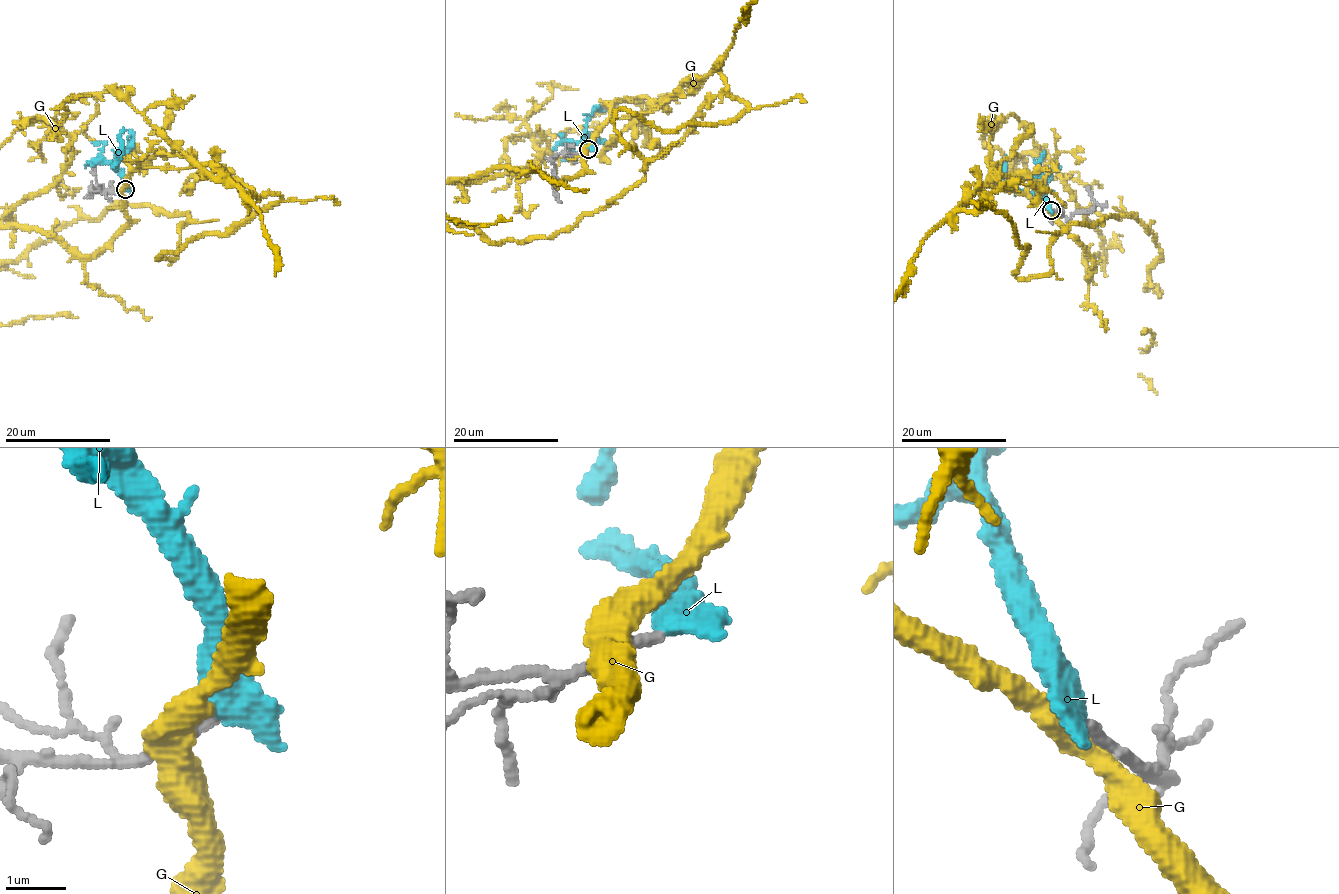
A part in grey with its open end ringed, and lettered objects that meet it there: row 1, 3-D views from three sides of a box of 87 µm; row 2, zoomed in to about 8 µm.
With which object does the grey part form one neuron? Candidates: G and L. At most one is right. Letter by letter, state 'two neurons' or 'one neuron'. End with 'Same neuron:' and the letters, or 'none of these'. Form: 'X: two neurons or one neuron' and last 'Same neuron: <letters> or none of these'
G: two neurons
L: one neuron
Same neuron: L

